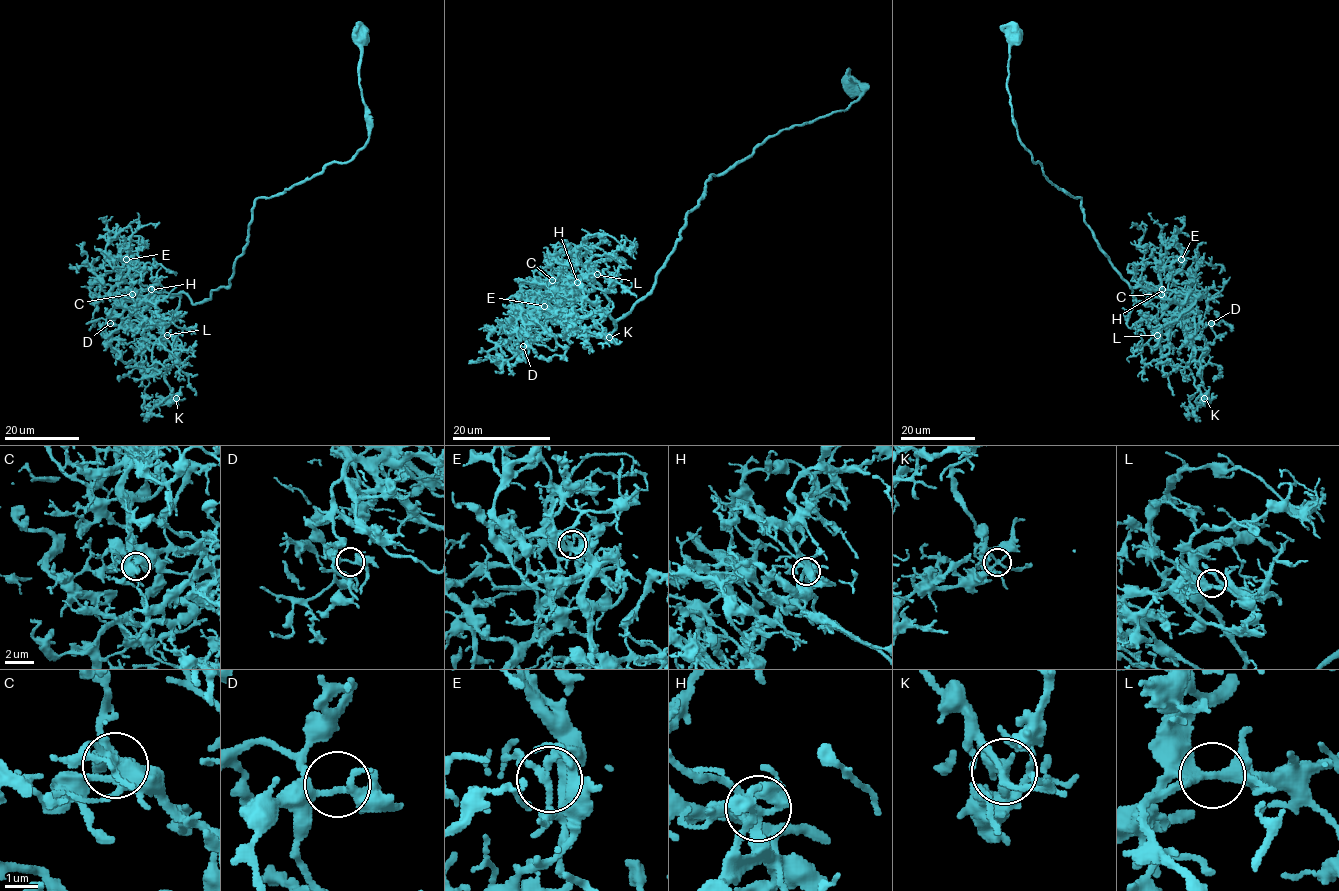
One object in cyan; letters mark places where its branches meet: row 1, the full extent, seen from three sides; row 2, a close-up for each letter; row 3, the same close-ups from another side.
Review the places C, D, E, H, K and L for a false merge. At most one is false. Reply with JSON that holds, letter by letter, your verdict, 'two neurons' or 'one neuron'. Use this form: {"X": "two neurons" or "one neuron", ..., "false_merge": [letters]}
{"C": "one neuron", "D": "one neuron", "E": "one neuron", "H": "one neuron", "K": "two neurons", "L": "one neuron", "false_merge": ["K"]}

